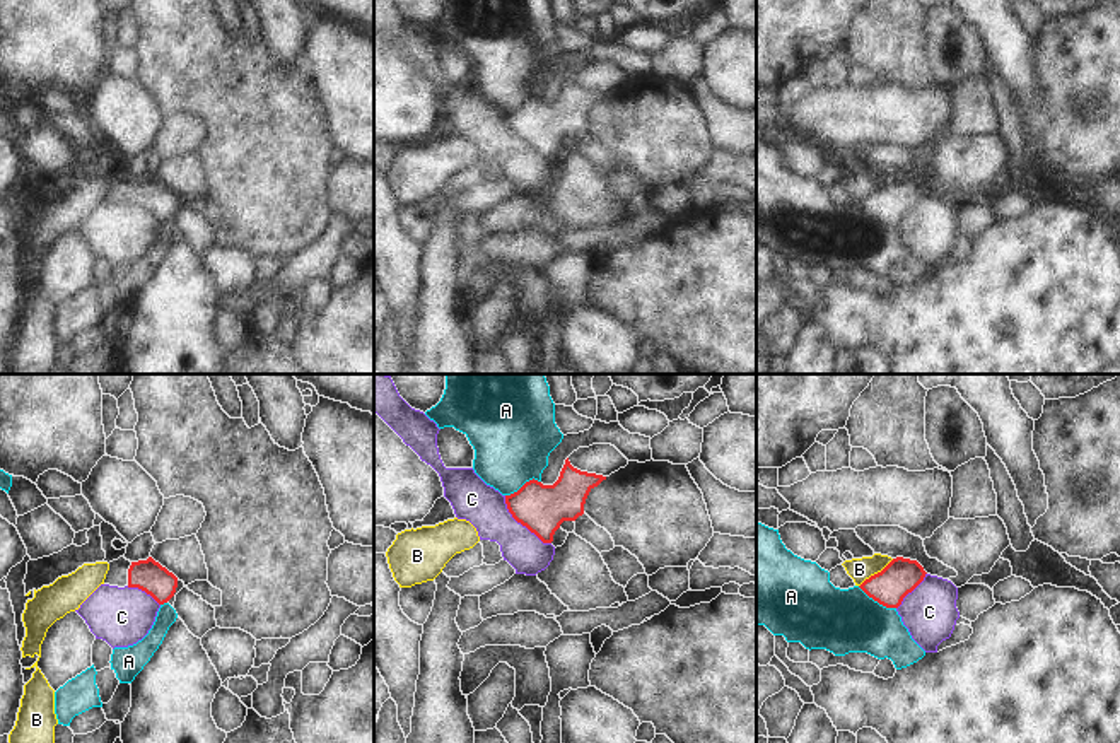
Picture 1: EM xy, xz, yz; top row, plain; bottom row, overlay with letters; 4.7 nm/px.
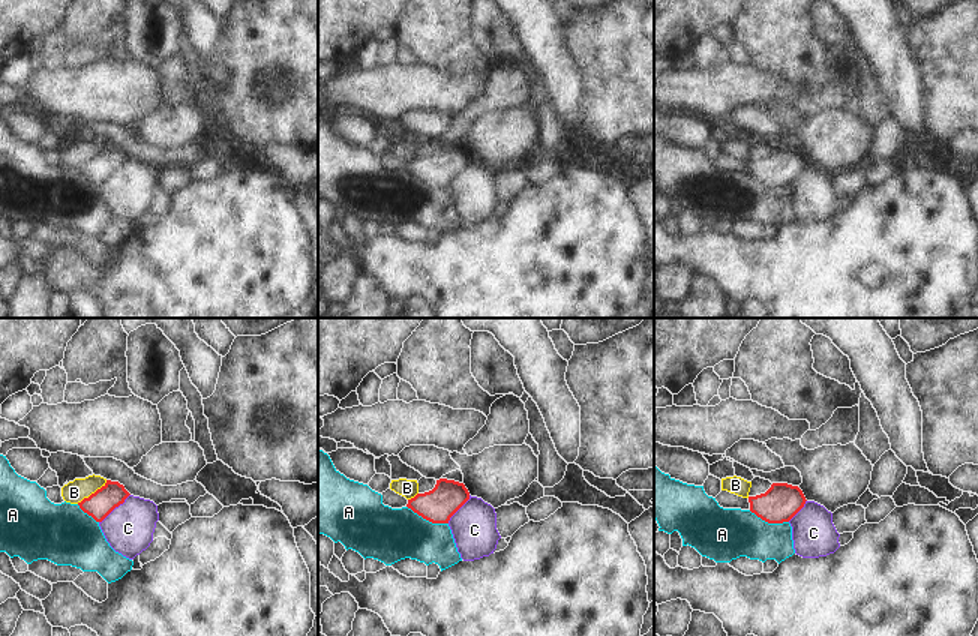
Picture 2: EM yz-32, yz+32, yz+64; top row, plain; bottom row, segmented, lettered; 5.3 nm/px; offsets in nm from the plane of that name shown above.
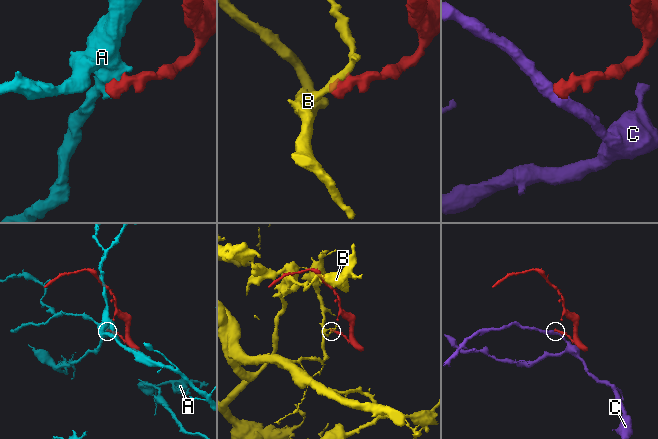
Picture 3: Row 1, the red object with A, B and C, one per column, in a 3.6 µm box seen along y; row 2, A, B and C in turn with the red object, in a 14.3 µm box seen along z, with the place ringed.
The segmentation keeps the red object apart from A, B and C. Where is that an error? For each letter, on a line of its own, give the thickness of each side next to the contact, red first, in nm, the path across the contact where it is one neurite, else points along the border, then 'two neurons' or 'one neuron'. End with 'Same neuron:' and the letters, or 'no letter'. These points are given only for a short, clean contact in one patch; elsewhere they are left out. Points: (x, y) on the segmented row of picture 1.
A: 170/300 nm | along yz (857, 586), (880, 603), (895, 608) | two neurons
B: 170/110 nm | along yz (893, 559), (859, 586) | two neurons
C: 220/200 nm | along xz (504, 496), (507, 511), (543, 542), (550, 544) | two neurons
Same neuron: no letter

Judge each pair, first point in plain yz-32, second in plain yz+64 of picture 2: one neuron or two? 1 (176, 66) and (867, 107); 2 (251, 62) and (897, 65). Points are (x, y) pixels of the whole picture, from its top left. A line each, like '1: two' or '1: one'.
1: two
2: two

